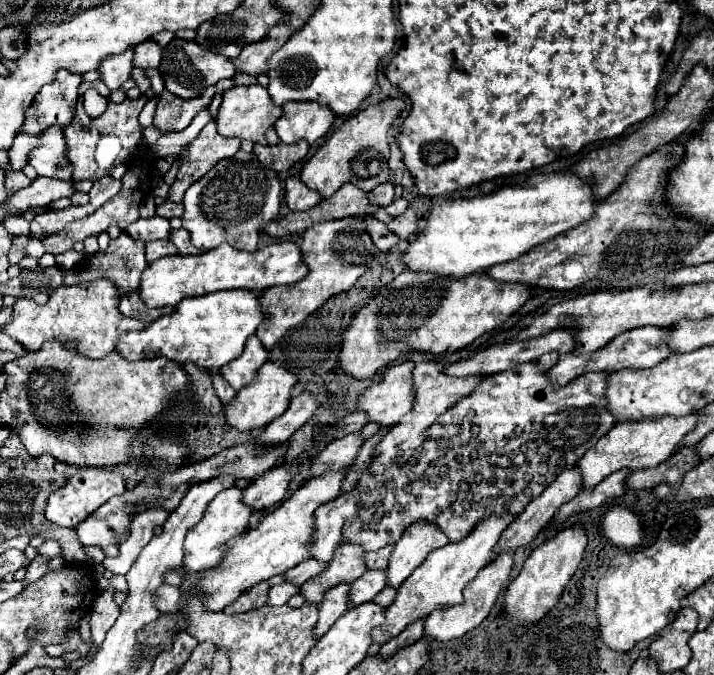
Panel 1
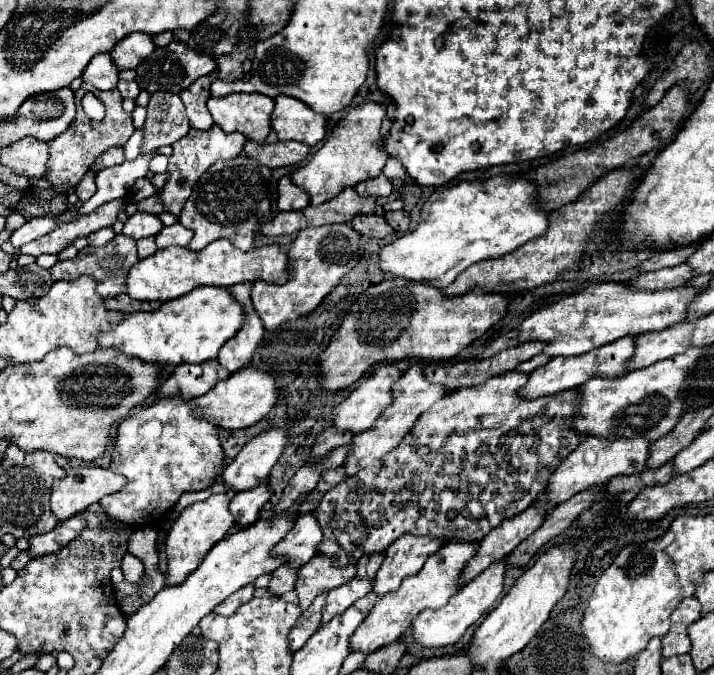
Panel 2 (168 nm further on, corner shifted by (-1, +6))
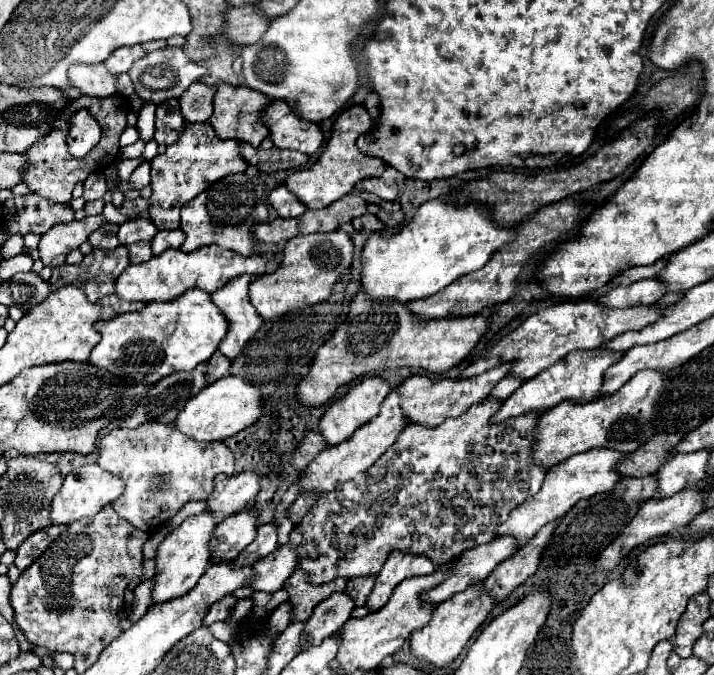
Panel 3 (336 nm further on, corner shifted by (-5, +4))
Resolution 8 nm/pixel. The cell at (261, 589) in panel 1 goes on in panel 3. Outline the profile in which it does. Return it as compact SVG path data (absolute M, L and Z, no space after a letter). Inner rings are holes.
M230 594L230 596L226 596L226 598L218 600L216 604L212 604L212 606L210 606L210 610L208 610L208 614L206 614L206 618L204 618L204 624L208 626L208 624L212 624L212 622L226 620L226 618L232 614L232 610L234 610L236 602L238 602L238 598Z

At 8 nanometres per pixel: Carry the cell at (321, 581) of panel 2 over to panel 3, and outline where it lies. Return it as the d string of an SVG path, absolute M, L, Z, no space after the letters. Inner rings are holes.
M300 570L294 572L294 576L284 584L284 588L290 594L290 602L294 606L292 620L308 620L318 602L326 600L326 596L330 596L332 592L346 590L346 584L348 584L348 580L338 578L338 580L332 580L328 584L314 586L310 582L308 572L300 572Z

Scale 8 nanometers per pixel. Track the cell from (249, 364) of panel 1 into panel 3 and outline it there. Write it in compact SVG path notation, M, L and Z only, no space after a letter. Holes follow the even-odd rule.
M238 276L226 284L226 288L220 288L212 294L214 304L222 308L222 314L230 320L230 332L226 334L226 340L222 340L220 352L234 360L242 354L244 346L256 336L260 326L264 324L262 316L254 310L254 306L248 300L248 284L252 282L252 276Z

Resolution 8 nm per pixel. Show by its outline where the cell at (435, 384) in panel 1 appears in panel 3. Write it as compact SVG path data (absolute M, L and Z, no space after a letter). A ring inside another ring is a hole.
M392 390L386 400L380 404L380 414L370 420L370 424L366 424L366 428L358 428L358 432L354 432L354 436L350 440L344 440L338 446L330 446L326 450L322 450L314 462L308 464L308 468L302 472L302 488L304 492L316 492L316 494L324 494L330 492L332 488L336 488L336 484L348 482L358 478L360 474L364 474L386 450L390 450L394 446L394 442L398 440L398 434L410 424L410 420L404 416L402 408L400 408L400 394L396 390Z

